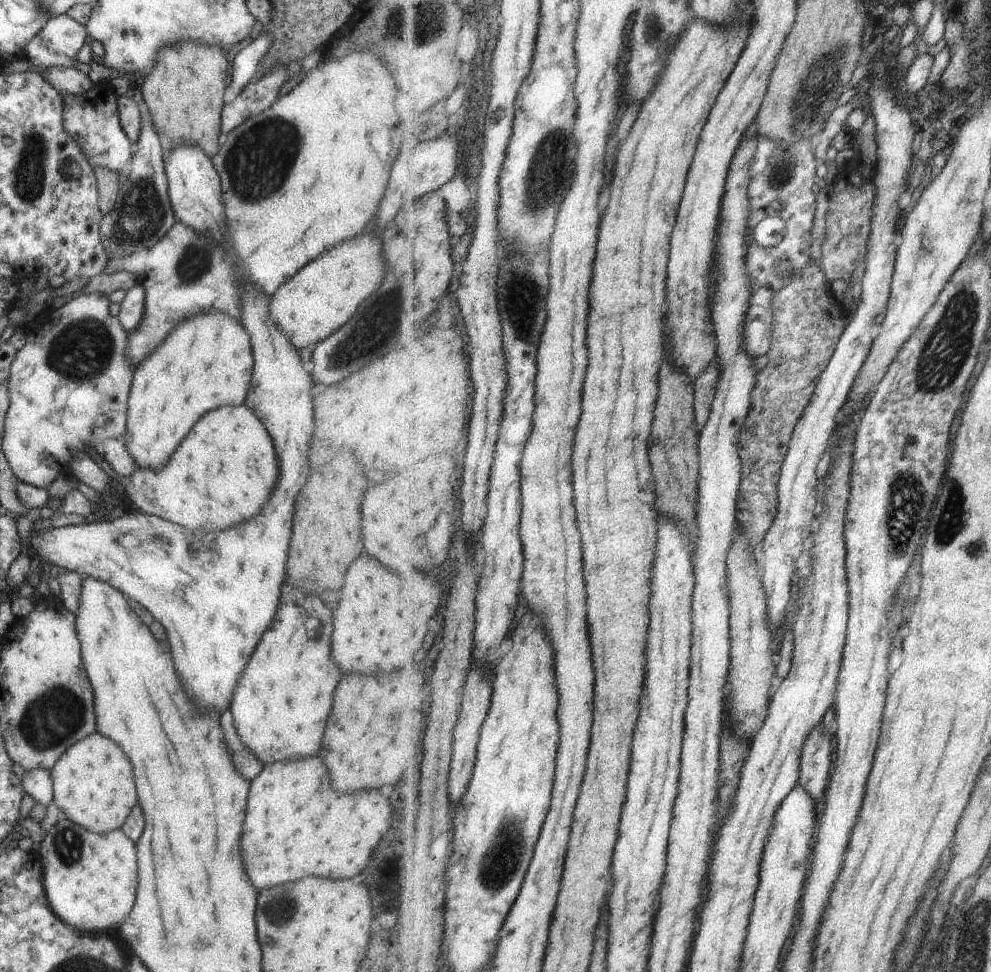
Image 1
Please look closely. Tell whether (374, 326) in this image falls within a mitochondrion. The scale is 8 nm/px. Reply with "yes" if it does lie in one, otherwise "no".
yes

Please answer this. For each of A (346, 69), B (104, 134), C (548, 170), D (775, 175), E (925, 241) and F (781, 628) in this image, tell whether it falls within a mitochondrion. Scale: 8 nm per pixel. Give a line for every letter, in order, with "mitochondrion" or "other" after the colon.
A: other
B: other
C: mitochondrion
D: mitochondrion
E: mitochondrion
F: other

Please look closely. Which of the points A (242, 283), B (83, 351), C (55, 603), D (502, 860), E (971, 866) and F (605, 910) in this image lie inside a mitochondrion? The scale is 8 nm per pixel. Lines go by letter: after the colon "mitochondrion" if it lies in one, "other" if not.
A: other
B: mitochondrion
C: other
D: mitochondrion
E: other
F: other

